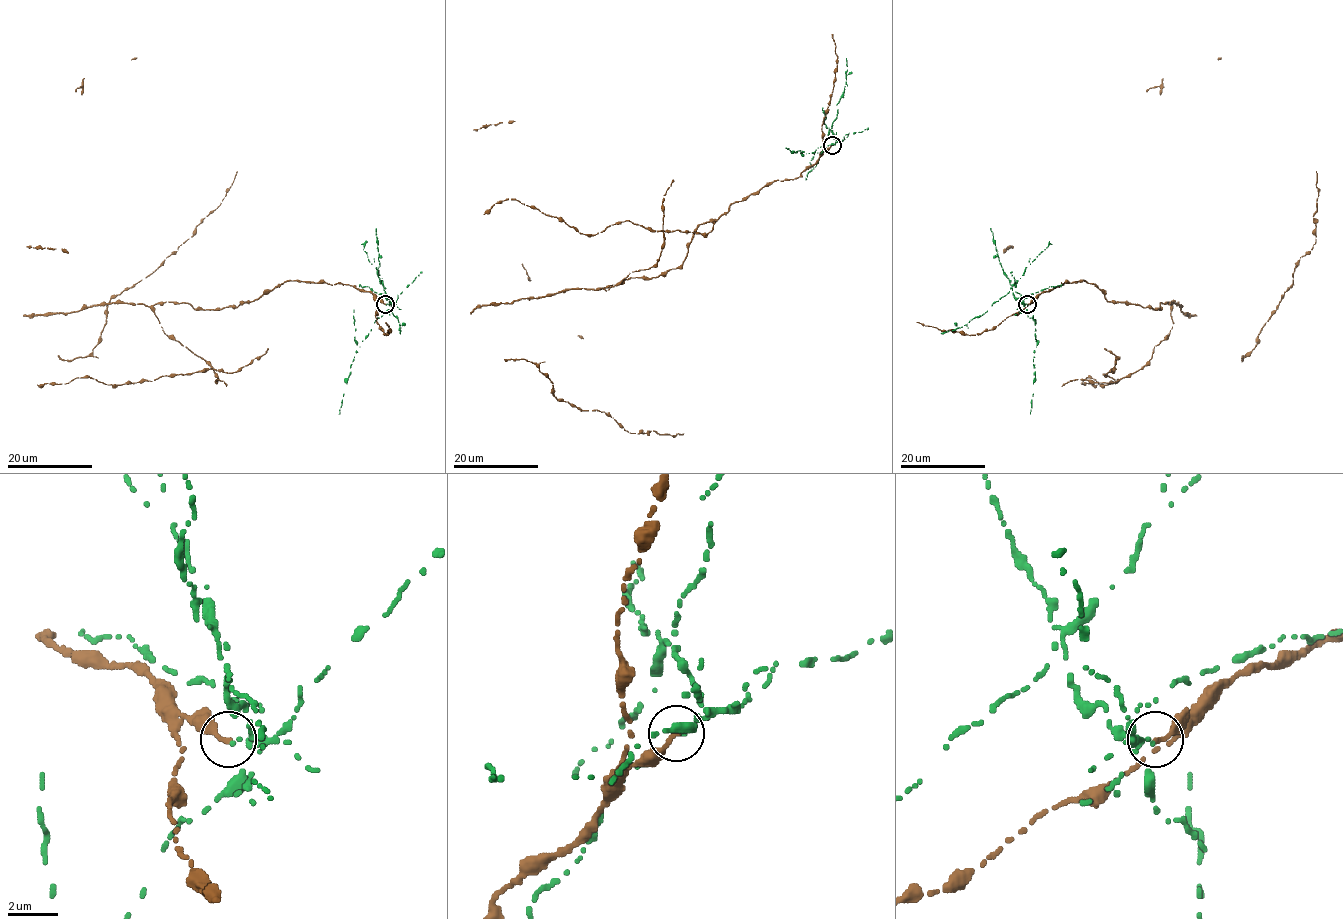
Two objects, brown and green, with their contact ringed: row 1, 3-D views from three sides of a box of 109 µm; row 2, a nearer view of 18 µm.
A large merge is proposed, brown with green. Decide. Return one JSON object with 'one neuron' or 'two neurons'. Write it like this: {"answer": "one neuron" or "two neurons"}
{"answer": "two neurons"}

